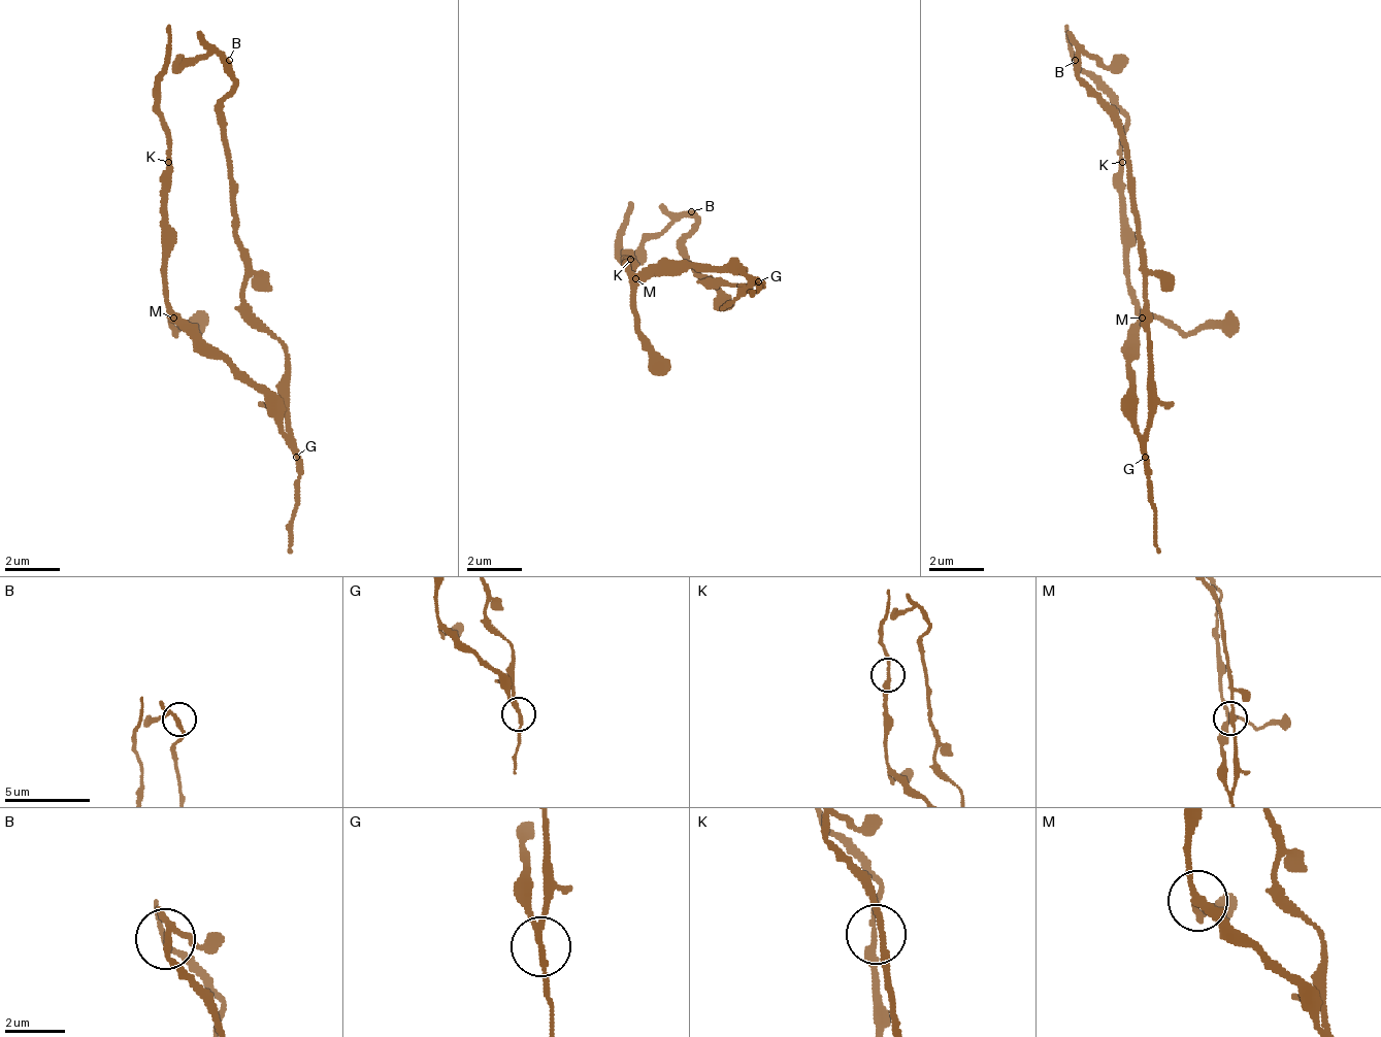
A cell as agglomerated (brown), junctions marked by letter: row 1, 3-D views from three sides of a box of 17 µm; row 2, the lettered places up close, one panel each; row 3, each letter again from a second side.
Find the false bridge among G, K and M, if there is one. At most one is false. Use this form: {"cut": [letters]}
{"cut": ["G"]}

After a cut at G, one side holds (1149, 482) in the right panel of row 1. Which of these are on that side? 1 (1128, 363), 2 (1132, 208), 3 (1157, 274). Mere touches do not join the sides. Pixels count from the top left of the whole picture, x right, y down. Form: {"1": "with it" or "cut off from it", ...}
{"1": "with it", "2": "cut off from it", "3": "cut off from it"}

